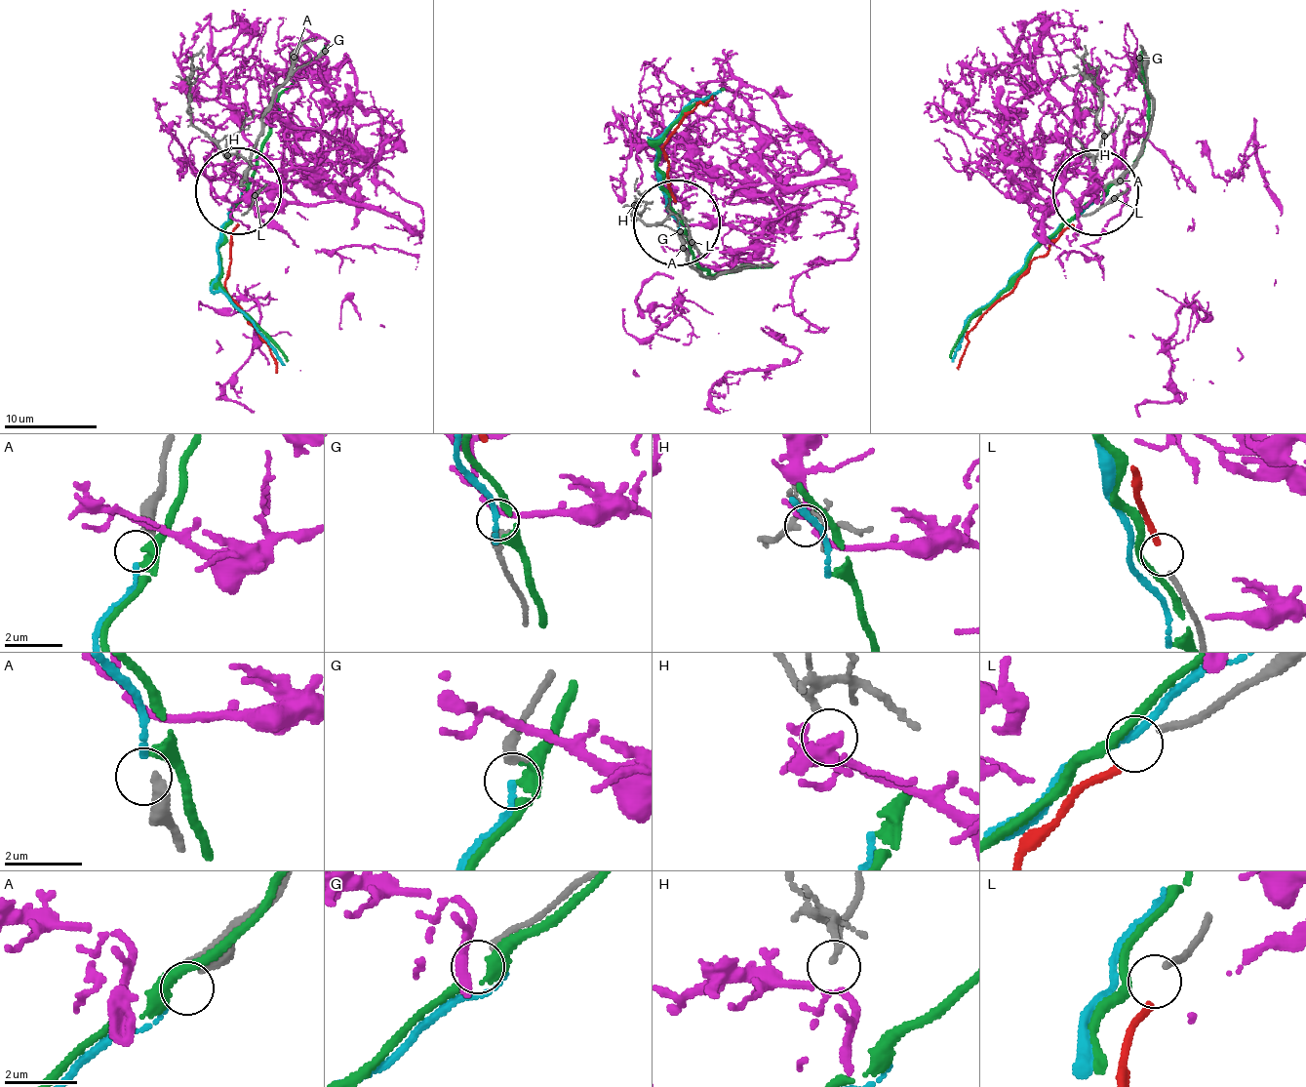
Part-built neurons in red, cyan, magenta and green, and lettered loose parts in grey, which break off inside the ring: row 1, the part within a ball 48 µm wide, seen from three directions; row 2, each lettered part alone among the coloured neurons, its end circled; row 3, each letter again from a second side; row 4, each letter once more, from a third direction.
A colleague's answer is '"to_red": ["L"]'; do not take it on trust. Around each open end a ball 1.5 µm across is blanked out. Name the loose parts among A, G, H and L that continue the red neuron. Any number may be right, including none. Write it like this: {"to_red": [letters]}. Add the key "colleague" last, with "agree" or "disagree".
{"to_red": ["L"], "colleague": "agree"}

